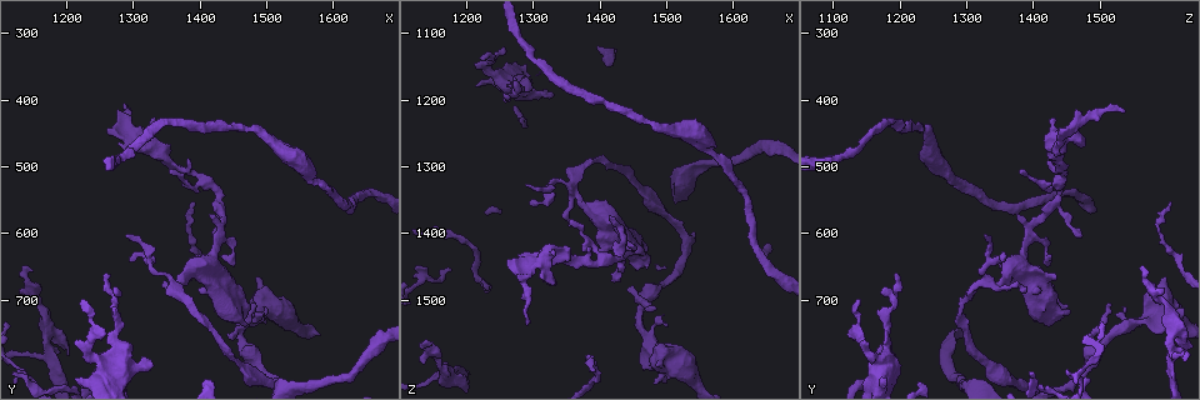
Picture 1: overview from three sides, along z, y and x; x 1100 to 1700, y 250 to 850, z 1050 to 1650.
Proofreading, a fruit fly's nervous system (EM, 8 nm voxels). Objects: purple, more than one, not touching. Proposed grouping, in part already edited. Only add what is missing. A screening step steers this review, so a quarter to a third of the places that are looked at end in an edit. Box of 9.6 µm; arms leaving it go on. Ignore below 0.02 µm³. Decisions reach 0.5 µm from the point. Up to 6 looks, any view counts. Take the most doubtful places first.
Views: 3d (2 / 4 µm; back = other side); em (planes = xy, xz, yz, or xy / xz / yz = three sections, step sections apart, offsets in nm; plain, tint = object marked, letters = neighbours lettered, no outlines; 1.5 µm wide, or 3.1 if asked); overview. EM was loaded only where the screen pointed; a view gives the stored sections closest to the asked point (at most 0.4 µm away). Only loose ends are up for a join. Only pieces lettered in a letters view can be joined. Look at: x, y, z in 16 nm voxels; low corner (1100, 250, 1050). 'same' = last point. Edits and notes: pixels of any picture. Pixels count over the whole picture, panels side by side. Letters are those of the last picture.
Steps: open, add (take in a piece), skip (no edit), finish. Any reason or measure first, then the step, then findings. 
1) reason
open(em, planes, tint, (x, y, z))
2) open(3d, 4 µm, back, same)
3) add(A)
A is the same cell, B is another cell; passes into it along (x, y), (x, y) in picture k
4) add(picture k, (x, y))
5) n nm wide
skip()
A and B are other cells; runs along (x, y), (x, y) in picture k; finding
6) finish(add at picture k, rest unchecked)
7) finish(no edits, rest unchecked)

tapers out
open(3d, 2 µm, (1420, 605, 1465))

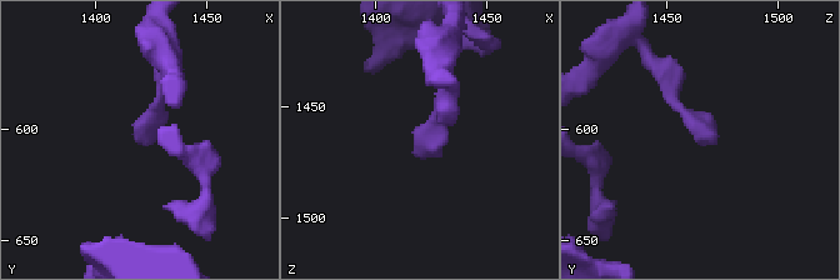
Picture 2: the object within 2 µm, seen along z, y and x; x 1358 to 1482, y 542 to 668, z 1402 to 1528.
open(em, planes, letters, (1415, 603, 1468))

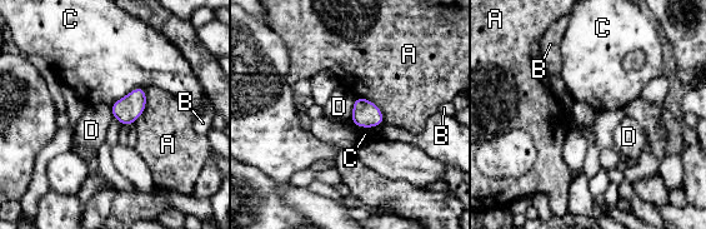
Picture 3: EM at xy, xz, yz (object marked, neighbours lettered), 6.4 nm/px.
skip()
A, B, C and D are other cells; border along (354, 99), (350, 119) in picture 3; no lettered piece goes on from it

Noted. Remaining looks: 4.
free end
open(3d, 4 µm, (1355, 690, 1390))

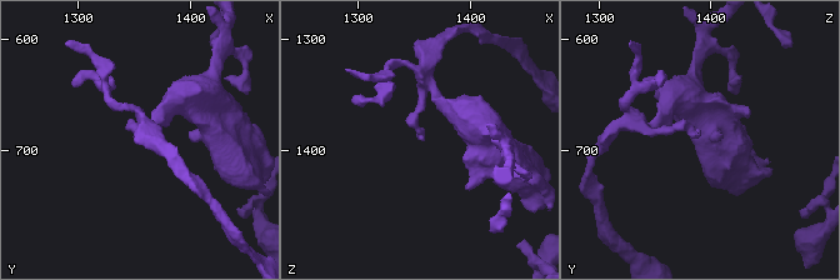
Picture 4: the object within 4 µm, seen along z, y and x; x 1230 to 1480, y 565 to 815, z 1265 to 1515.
open(em, planes, plain, (1356, 686, 1390))

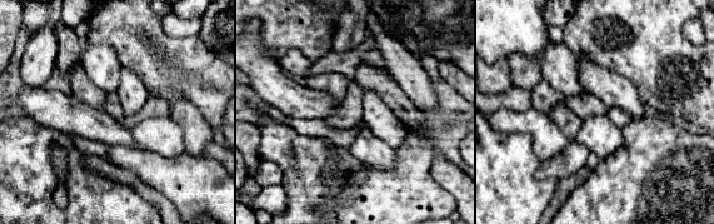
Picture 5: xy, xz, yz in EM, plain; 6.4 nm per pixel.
see the neighbours
open(em, planes, letters, same)

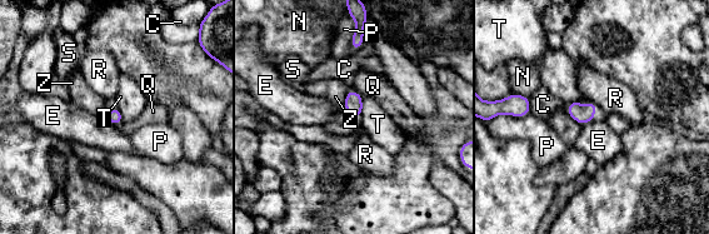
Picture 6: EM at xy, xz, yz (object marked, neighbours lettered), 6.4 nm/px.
Q touches over 160 nm
skip()
C, E, N, P, Q, R, S, T and Z are other cells; border along (101, 115), (118, 125) in picture 6; none of them fits

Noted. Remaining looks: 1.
finish(no edits, rest unchecked)

